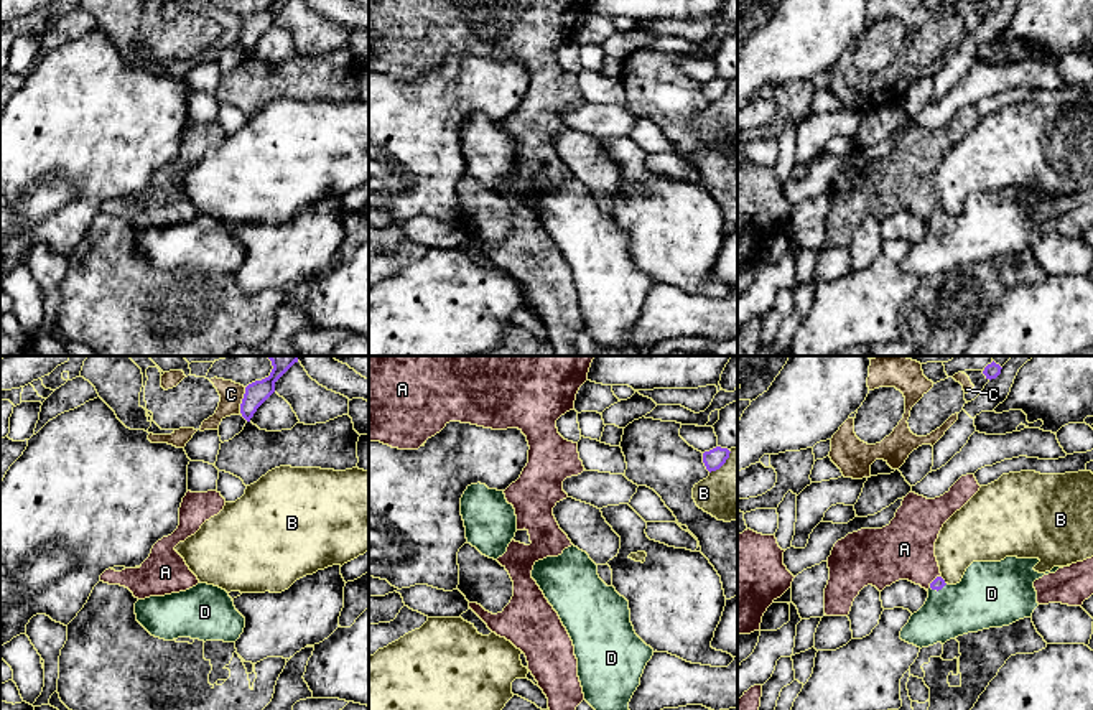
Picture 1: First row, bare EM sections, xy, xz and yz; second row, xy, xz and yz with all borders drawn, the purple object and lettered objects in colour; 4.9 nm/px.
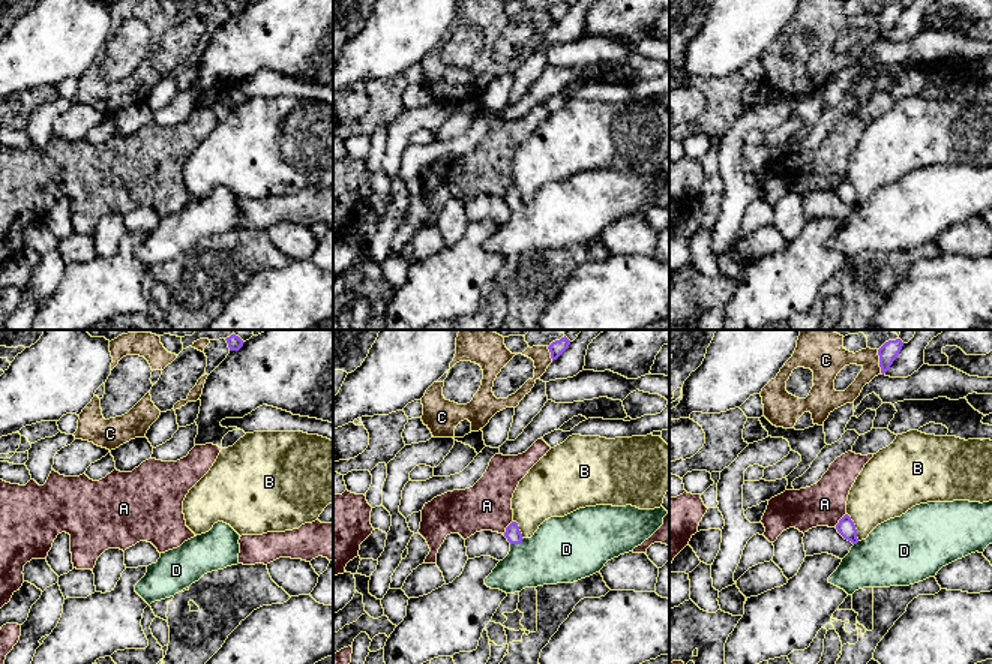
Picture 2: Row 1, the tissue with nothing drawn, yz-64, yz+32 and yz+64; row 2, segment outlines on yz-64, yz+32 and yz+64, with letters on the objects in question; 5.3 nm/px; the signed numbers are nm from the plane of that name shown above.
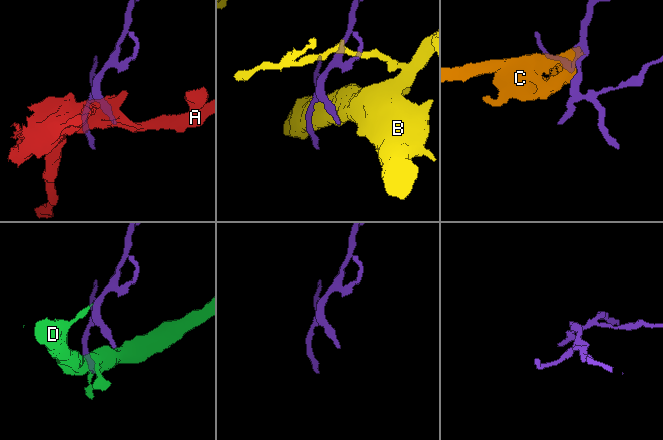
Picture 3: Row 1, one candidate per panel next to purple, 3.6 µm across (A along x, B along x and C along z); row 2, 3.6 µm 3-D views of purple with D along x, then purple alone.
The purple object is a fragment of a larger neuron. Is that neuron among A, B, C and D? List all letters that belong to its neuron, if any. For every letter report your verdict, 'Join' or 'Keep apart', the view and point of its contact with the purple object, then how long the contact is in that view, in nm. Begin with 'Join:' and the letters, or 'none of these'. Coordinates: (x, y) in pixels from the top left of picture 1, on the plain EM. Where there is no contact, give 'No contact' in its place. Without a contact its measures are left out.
Join: D
A: Keep apart. Touches purple at yz (934, 211). Shared border 90 nm
B: Keep apart. Touches purple at xz (723, 94). Shared border 160 nm
C: Keep apart. Touches purple at xy (242, 32). Shared border 140 nm
D: Join. Touches purple at yz (939, 219). Shared border 90 nm

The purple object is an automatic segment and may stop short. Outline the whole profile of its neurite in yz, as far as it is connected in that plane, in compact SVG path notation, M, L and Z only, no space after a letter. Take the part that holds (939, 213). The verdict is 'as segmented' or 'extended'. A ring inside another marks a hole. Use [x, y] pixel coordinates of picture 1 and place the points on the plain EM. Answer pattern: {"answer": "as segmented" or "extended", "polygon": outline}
{"answer": "extended", "polygon": "M1006 188L1001 193L973 193L956 216L948 216L942 208L937 208L930 214L925 236L902 259L900 270L922 280L937 273L945 275L968 264L1002 259L1030 249L1039 237L1034 213L1063 199L1053 198L1050 203L1039 204L1034 201L1039 193L1039 189L1017 188Z"}

